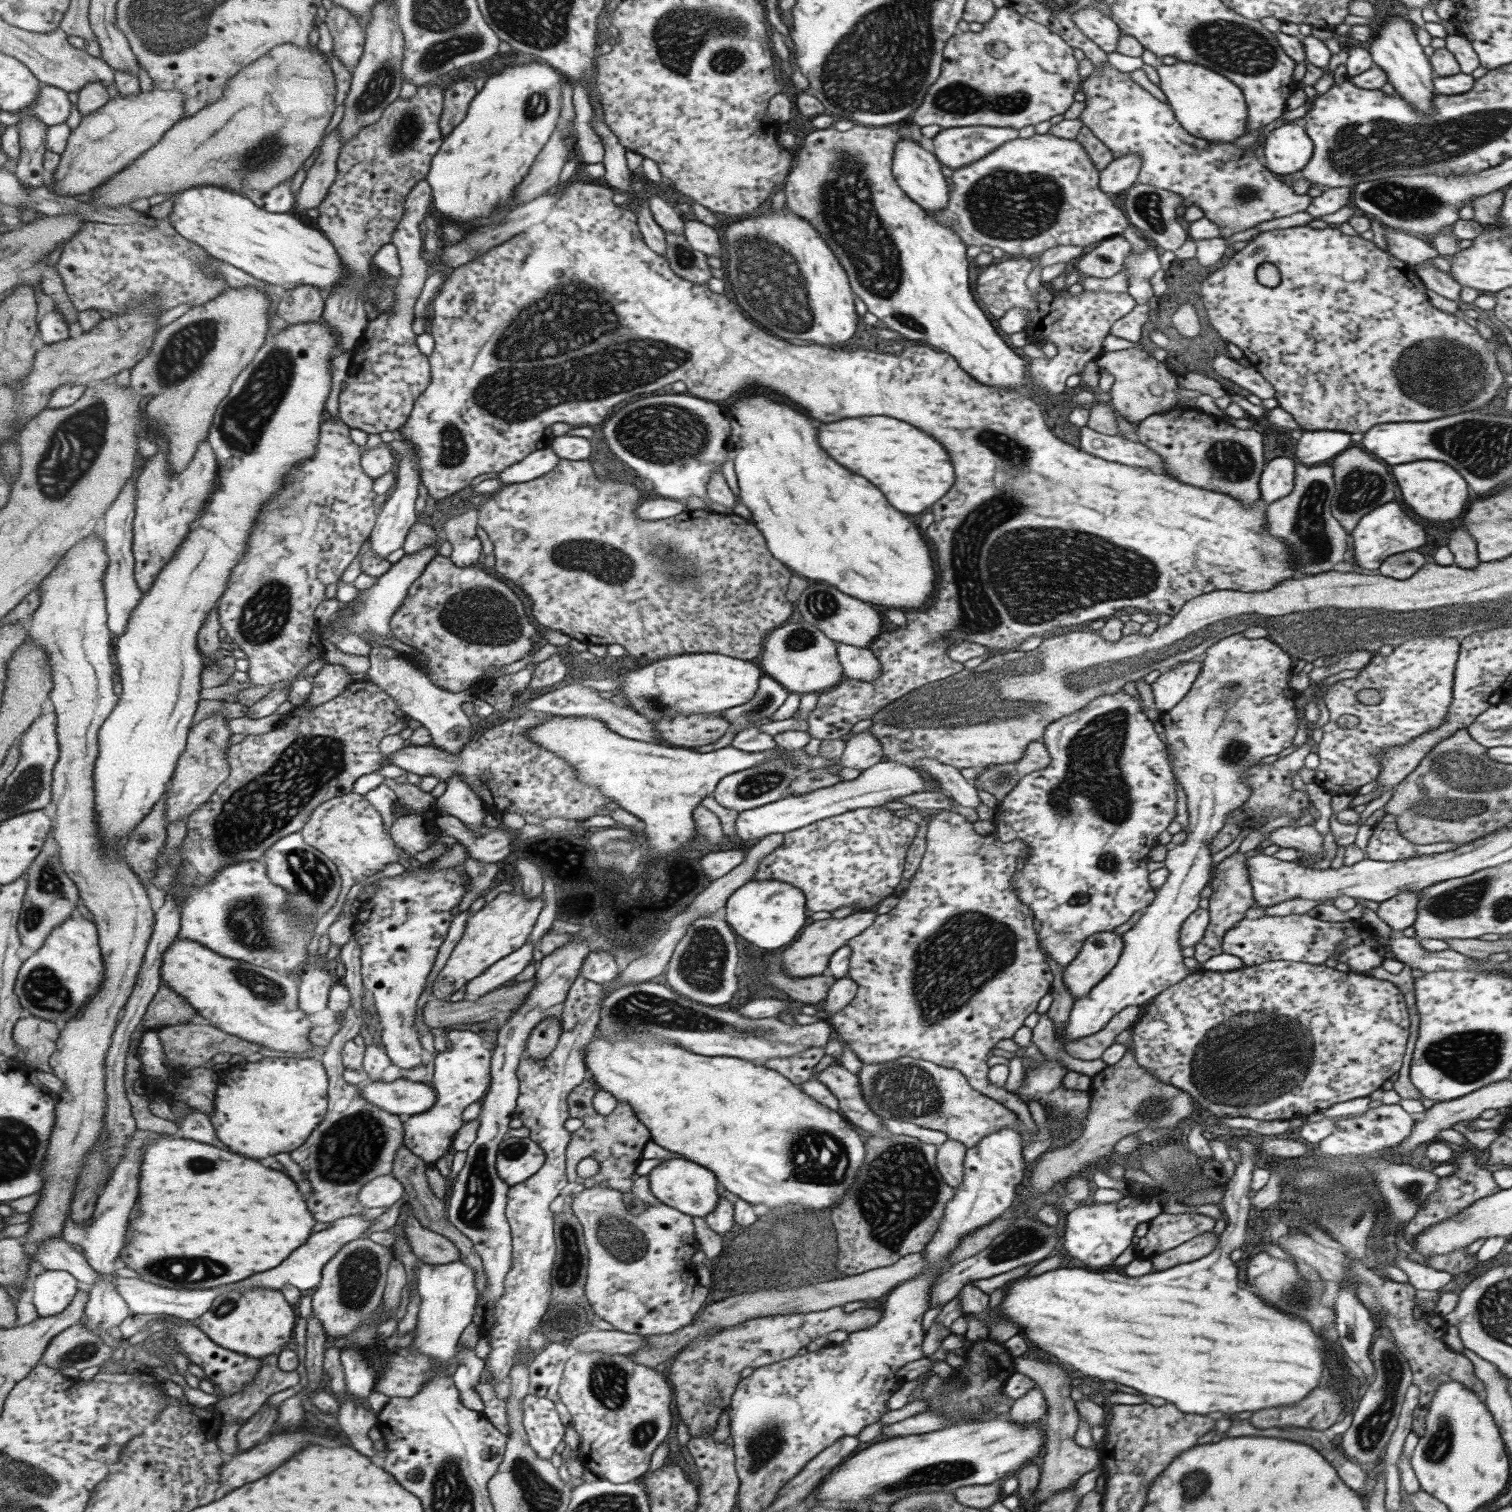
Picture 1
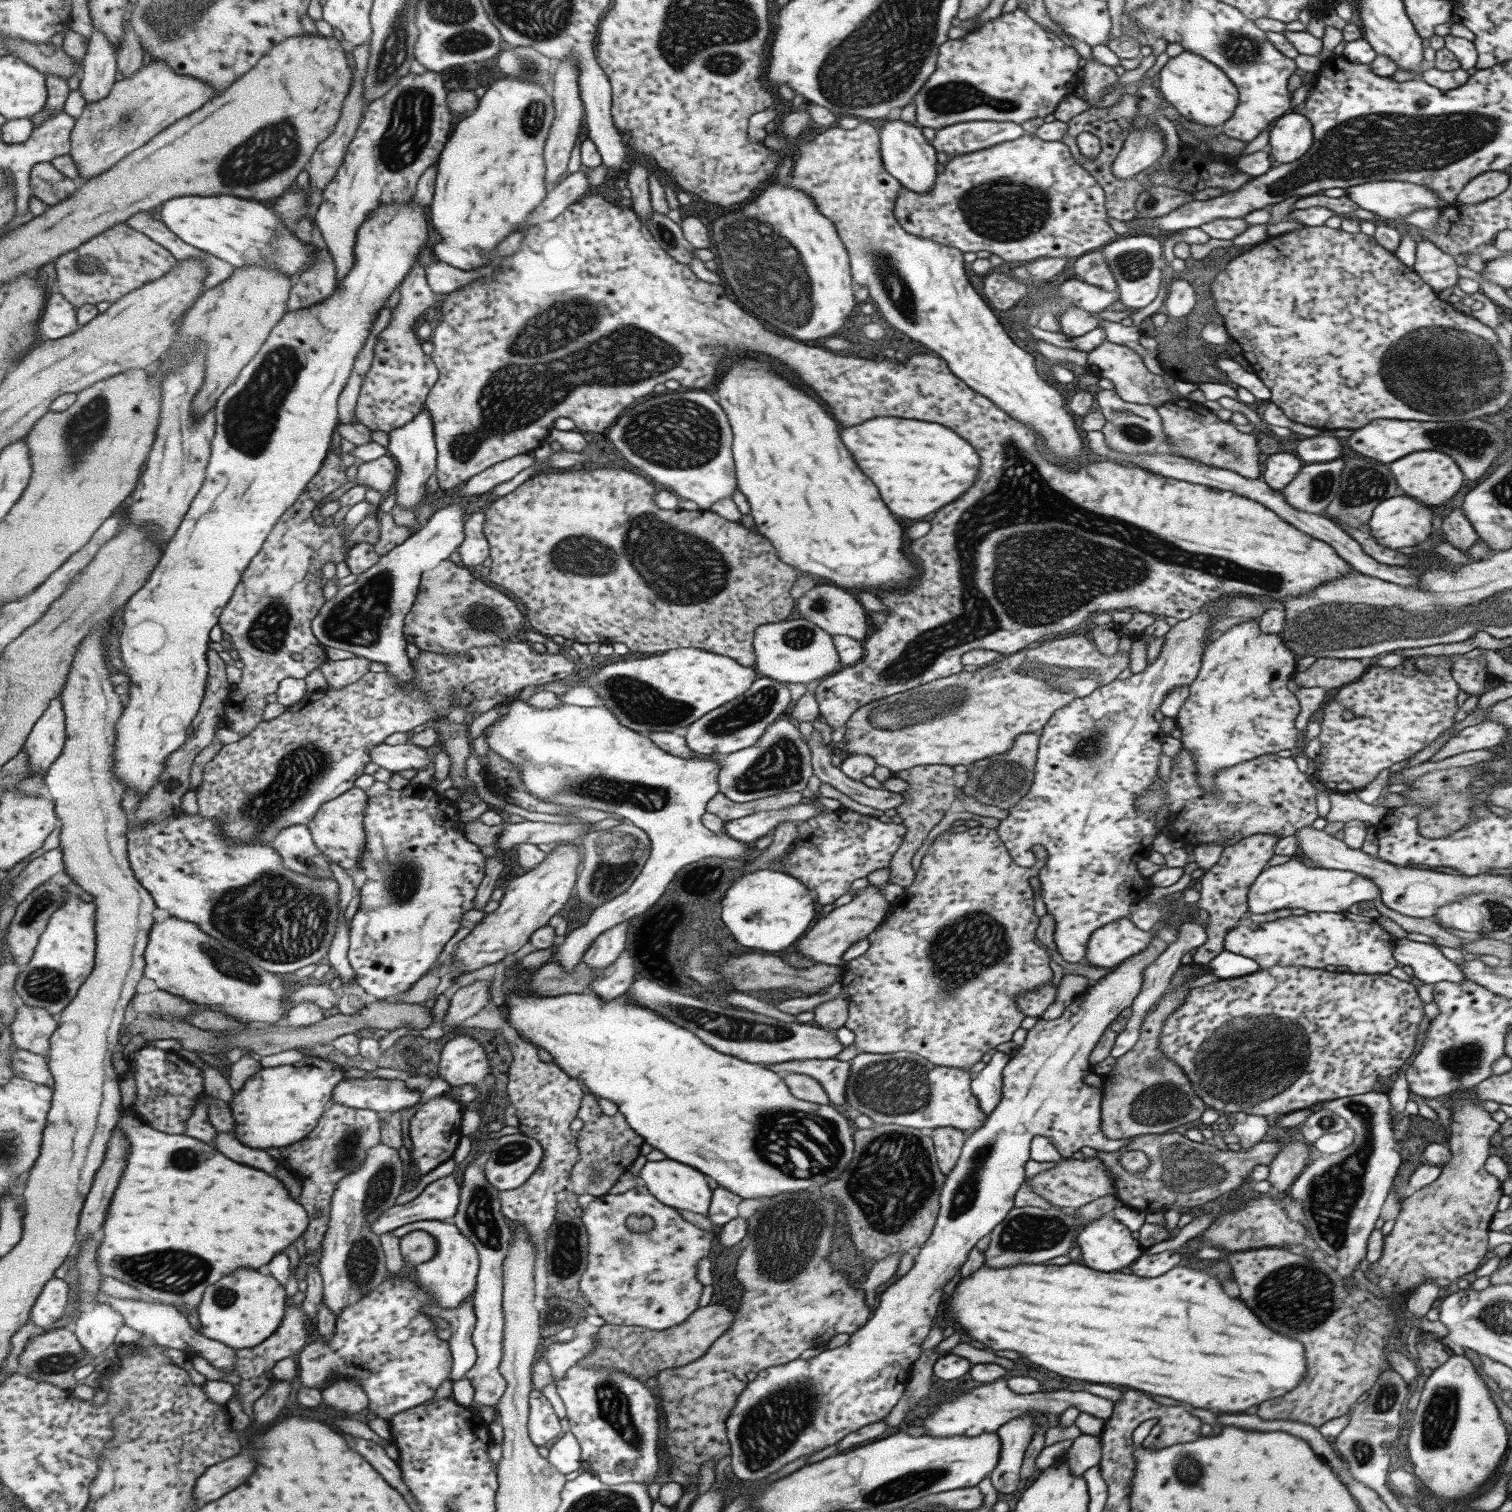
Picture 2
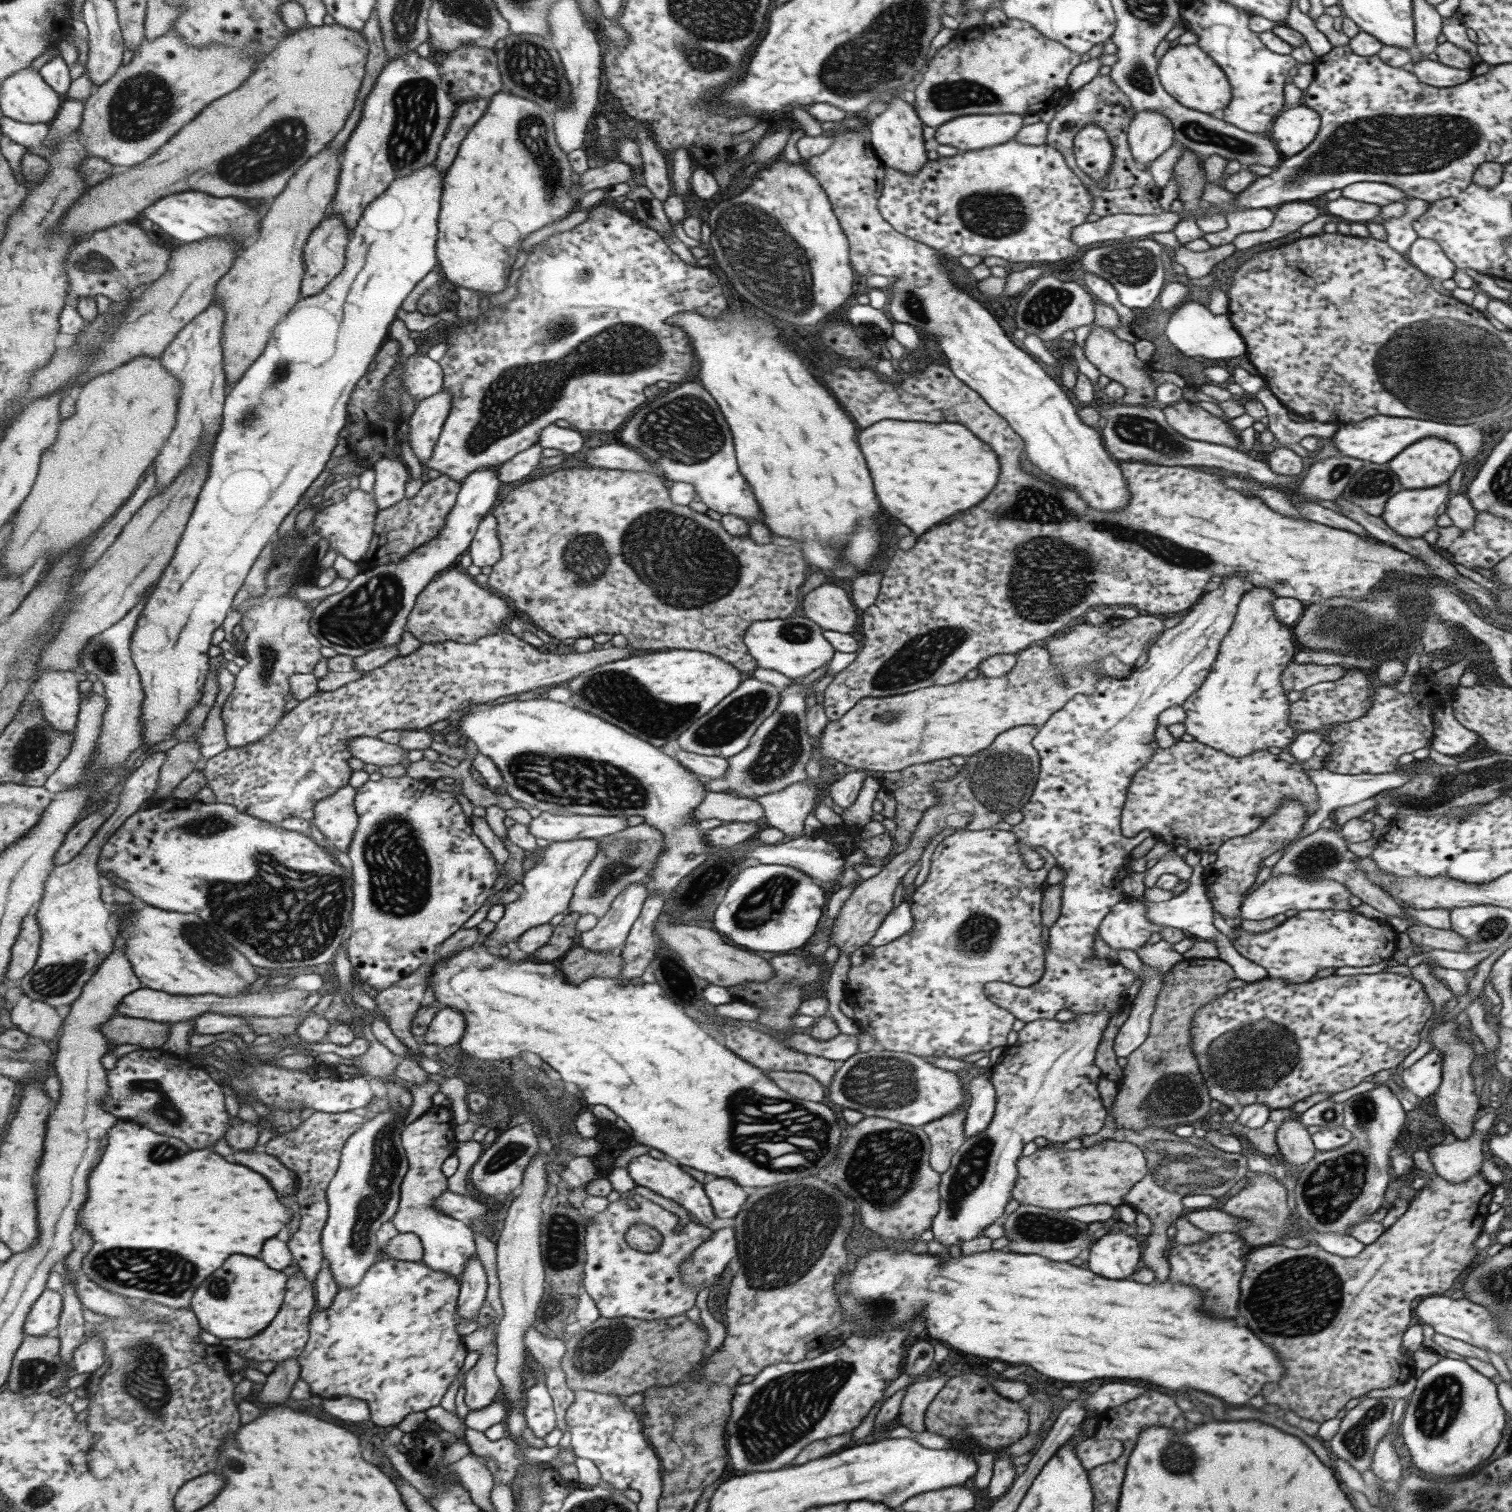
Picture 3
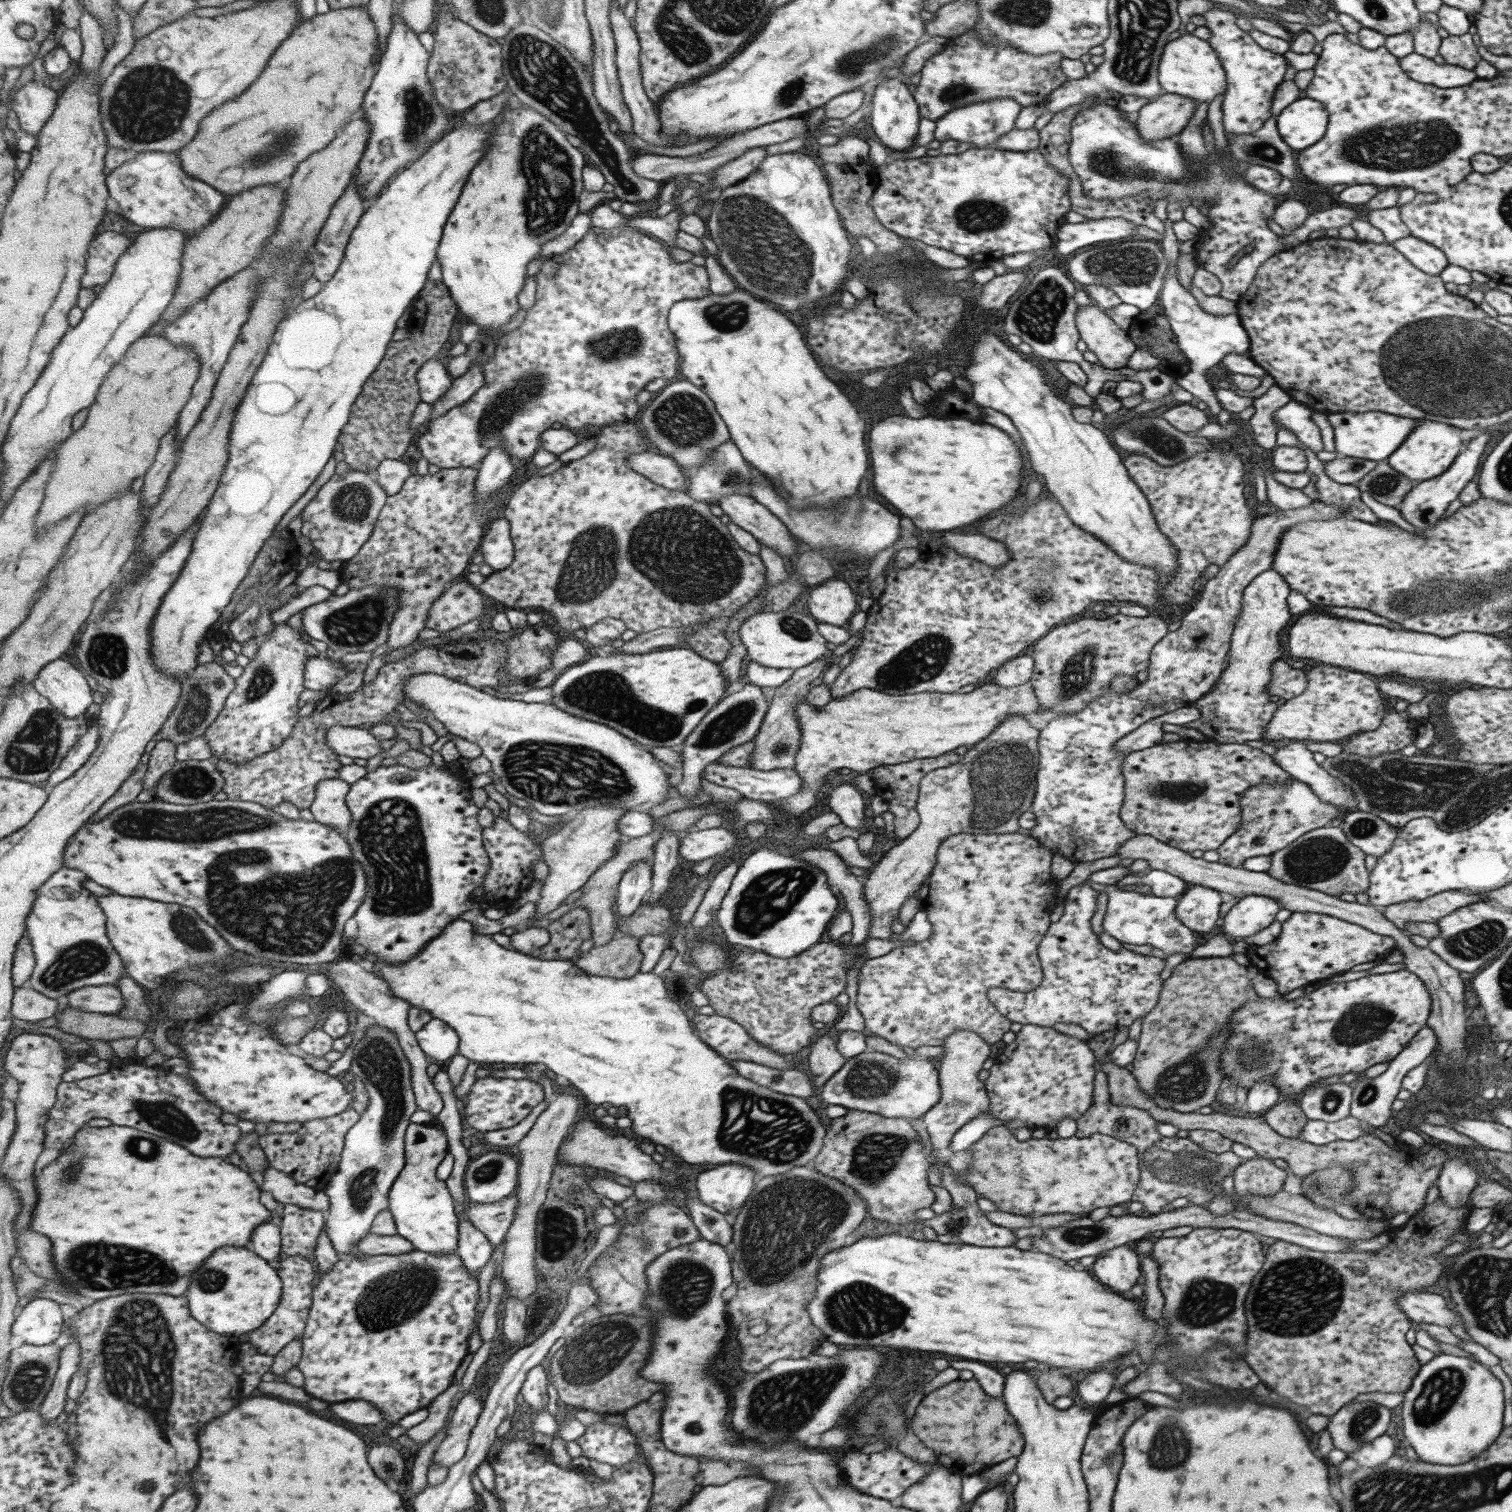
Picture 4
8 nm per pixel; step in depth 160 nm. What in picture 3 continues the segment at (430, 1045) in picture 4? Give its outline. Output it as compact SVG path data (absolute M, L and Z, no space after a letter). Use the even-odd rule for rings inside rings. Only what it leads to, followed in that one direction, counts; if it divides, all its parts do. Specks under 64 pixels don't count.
M445 1006L444 1009L436 1013L421 1041L423 1045L453 1046L463 1038L466 1028L467 1019L465 1015L456 1008Z

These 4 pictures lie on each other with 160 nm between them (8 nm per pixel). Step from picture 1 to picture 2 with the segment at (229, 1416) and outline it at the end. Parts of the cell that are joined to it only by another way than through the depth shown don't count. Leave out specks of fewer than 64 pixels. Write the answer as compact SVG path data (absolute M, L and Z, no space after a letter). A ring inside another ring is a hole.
M297 1291L292 1297L288 1298L287 1310L283 1319L283 1326L279 1326L279 1330L271 1338L267 1338L263 1344L253 1349L237 1350L237 1367L238 1375L241 1382L237 1384L237 1394L241 1400L244 1411L251 1416L255 1415L254 1404L265 1396L265 1392L269 1392L269 1388L277 1379L272 1372L278 1361L287 1357L299 1356L303 1349L311 1342L312 1334L310 1332L309 1318L304 1312L304 1300L306 1292Z

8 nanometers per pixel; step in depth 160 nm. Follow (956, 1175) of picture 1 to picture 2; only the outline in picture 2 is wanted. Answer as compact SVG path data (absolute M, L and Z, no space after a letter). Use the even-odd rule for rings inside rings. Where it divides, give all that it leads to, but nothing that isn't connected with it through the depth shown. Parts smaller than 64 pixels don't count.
M935 1128L929 1131L929 1135L932 1138L937 1166L946 1175L956 1164L965 1136L957 1128Z

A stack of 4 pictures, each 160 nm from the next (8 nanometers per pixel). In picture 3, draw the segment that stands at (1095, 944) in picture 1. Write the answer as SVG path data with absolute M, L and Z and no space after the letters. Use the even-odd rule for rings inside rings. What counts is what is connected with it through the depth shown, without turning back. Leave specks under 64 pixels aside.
M1121 899L1111 906L1109 913L1100 921L1096 932L1101 937L1101 940L1115 952L1121 949L1136 951L1153 932L1160 934L1161 928L1161 926L1147 922L1145 905L1142 902L1139 902L1137 899Z

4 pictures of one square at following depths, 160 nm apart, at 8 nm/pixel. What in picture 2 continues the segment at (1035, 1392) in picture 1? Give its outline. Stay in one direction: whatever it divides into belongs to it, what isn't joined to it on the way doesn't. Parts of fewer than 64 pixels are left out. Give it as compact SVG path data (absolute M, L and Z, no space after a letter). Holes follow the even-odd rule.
M1024 1413L1002 1424L994 1433L999 1437L999 1464L989 1478L998 1494L1010 1494L1018 1486L1023 1455L1036 1425L1035 1413Z

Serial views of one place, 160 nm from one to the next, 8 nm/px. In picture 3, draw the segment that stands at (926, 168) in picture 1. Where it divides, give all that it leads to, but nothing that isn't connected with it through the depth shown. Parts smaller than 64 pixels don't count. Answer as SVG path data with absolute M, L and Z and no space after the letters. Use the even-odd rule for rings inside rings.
M891 97L885 103L885 109L877 114L867 126L869 128L868 144L873 149L876 157L887 168L893 168L903 174L913 174L921 170L921 166L927 162L924 138L922 137L922 122L916 115L914 105L909 104L898 97Z

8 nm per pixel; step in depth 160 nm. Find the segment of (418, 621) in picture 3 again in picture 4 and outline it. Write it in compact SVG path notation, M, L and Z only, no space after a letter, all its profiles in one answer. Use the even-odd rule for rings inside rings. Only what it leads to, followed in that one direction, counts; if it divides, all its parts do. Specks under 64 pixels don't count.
M458 579L434 602L426 626L443 633L475 618L483 626L485 610L489 610L489 606L479 589L465 579Z

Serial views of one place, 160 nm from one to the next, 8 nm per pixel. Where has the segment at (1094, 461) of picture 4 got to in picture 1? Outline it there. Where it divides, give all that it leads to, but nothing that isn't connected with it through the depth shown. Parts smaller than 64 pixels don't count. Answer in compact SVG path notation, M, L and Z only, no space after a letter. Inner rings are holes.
M857 124L849 130L840 132L835 129L826 128L823 130L815 130L803 138L803 144L801 147L797 147L797 154L795 154L795 166L792 166L787 174L787 182L784 182L782 190L784 191L785 200L784 205L793 214L799 215L799 218L807 219L807 222L815 227L815 230L819 233L819 236L823 240L829 240L827 246L831 246L833 254L837 256L839 264L845 270L849 281L849 286L857 298L861 298L866 306L866 311L871 312L873 316L876 316L878 325L885 324L889 330L895 330L899 332L901 336L909 340L915 340L917 342L925 342L937 350L950 354L956 361L957 365L967 372L967 375L975 379L977 383L982 383L989 387L999 387L999 389L1011 389L1017 390L1020 393L1028 396L1026 391L1028 390L1026 384L1026 368L1029 364L1025 359L1015 354L1013 350L1003 342L999 334L995 331L995 328L991 325L991 322L987 320L985 314L979 309L979 306L973 300L971 290L969 290L969 280L972 277L972 273L967 269L970 263L965 259L966 246L960 242L959 237L946 226L937 224L937 221L929 216L916 202L913 202L895 182L891 173L891 161L895 143L903 139L899 134L899 128L897 126L885 125L881 127L866 127Z

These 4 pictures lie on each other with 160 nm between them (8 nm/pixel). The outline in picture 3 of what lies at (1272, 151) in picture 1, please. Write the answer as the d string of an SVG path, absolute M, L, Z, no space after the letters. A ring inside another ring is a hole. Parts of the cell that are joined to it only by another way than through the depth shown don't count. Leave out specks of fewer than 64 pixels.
M1299 105L1279 112L1269 130L1280 154L1290 157L1315 138L1319 125L1319 114L1311 107Z

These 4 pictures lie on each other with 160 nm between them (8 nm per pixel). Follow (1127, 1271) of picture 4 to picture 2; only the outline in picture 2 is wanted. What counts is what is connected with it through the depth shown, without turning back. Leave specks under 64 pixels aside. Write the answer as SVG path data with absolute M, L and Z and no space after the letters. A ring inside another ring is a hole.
M1111 1214L1091 1222L1081 1223L1081 1229L1076 1236L1074 1245L1080 1248L1080 1256L1083 1256L1081 1262L1087 1268L1093 1268L1099 1272L1117 1272L1117 1270L1129 1266L1142 1254L1138 1240L1133 1239L1127 1227L1116 1221Z

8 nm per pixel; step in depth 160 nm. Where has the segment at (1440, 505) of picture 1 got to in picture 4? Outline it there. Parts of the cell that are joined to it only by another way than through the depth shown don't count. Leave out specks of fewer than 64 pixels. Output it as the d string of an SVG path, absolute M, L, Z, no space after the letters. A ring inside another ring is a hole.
M1416 419L1414 427L1403 440L1403 444L1395 452L1391 452L1391 456L1388 456L1385 461L1399 474L1418 483L1439 476L1447 470L1453 459L1460 453L1461 438L1465 434L1457 428L1431 420Z

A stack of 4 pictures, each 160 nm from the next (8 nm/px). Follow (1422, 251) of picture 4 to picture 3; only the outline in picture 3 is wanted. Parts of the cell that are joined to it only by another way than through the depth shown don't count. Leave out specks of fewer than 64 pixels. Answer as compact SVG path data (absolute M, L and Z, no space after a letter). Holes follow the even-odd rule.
M1417 237L1407 249L1406 258L1424 274L1447 280L1456 271L1454 264L1445 256L1442 248L1433 240Z

